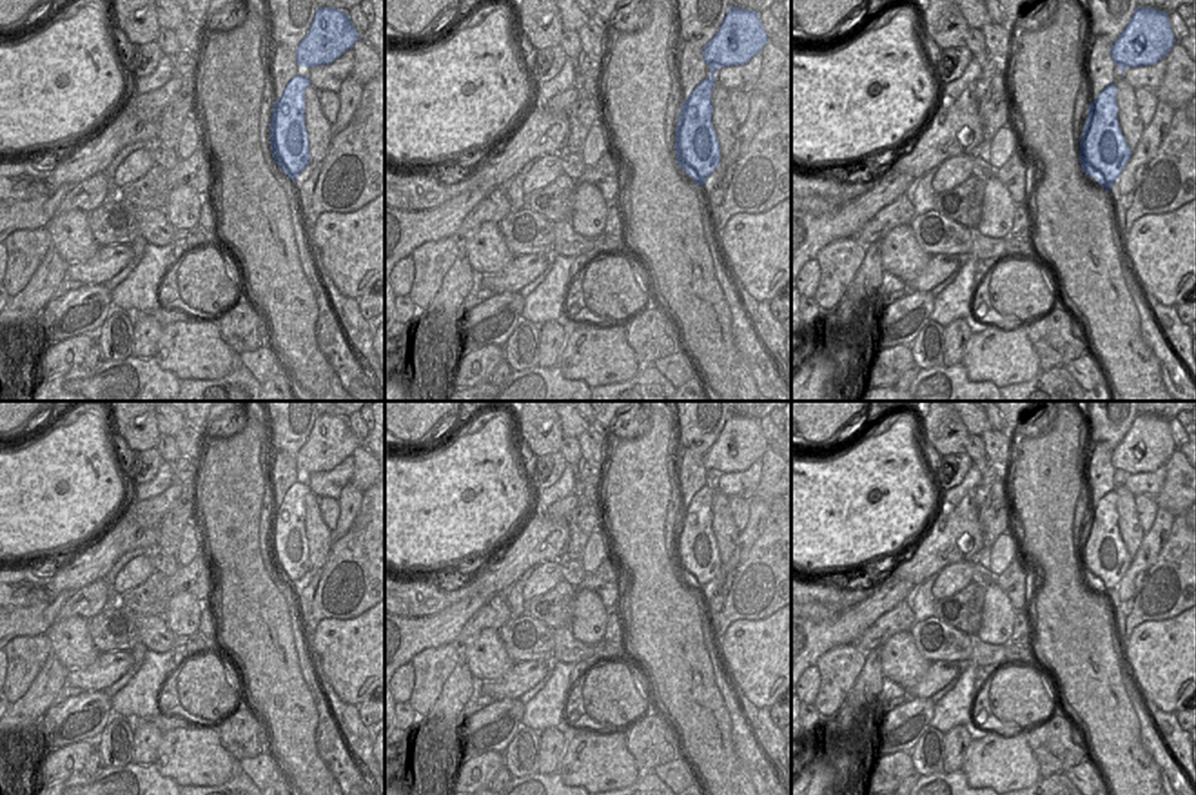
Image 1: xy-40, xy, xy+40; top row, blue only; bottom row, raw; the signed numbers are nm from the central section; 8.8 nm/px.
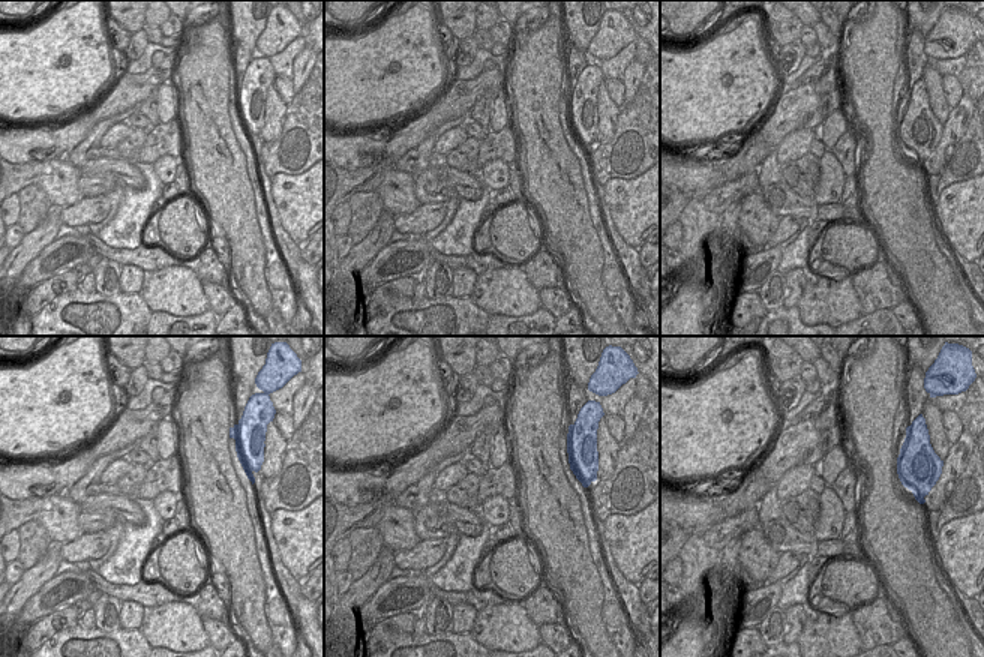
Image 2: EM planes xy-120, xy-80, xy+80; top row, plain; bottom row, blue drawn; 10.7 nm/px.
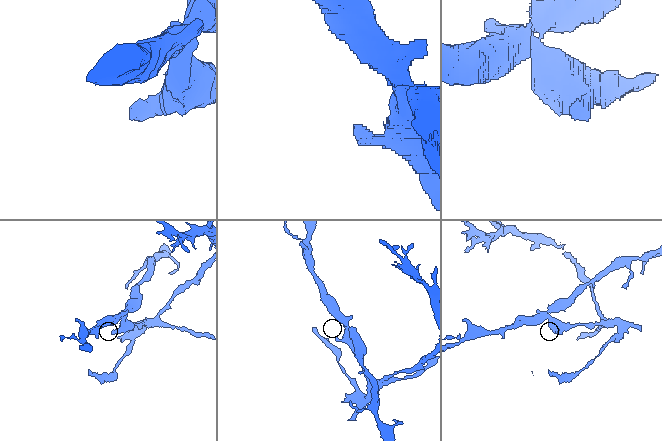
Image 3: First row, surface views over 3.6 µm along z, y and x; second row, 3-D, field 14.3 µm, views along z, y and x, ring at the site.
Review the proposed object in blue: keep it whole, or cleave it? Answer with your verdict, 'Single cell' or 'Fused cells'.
Fused cells.

